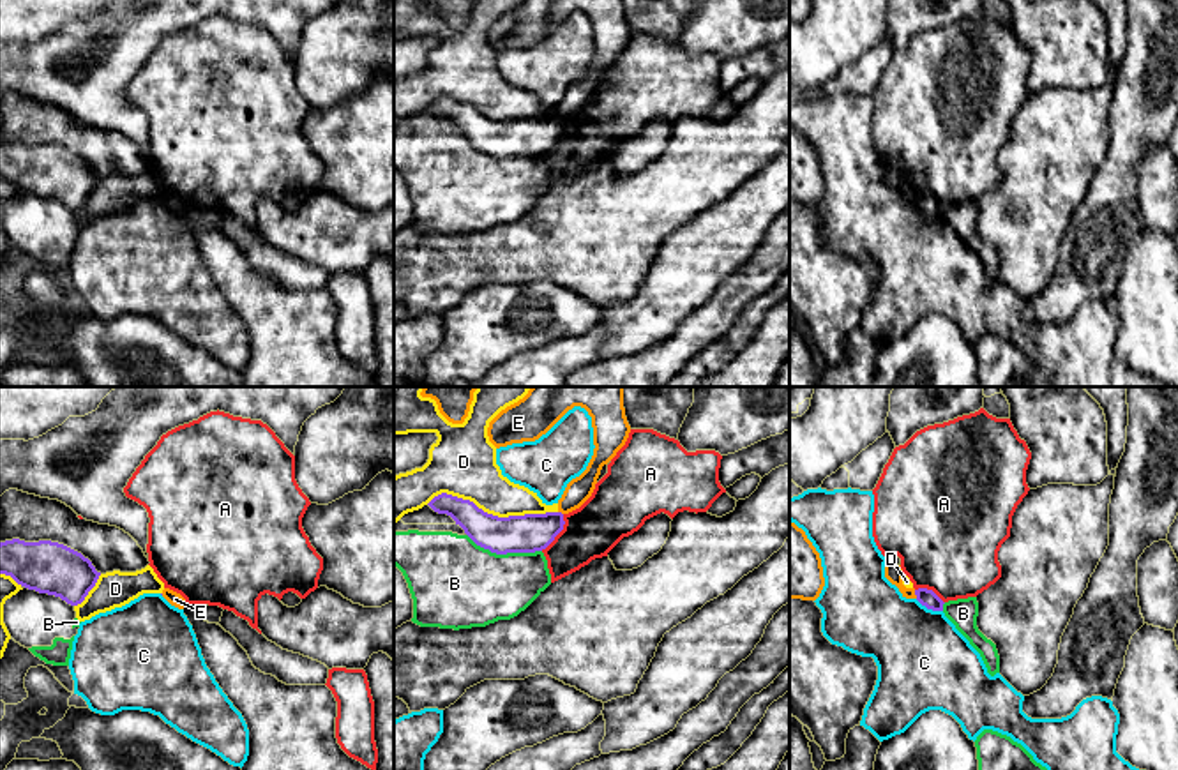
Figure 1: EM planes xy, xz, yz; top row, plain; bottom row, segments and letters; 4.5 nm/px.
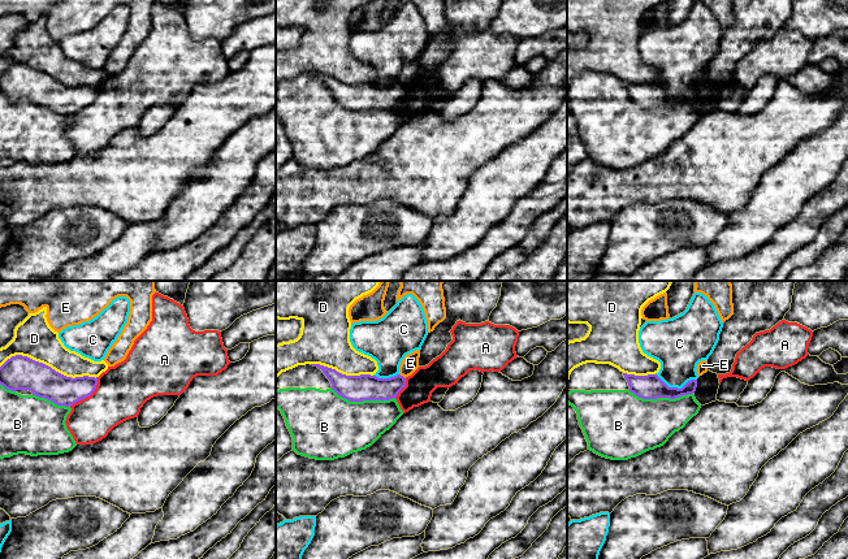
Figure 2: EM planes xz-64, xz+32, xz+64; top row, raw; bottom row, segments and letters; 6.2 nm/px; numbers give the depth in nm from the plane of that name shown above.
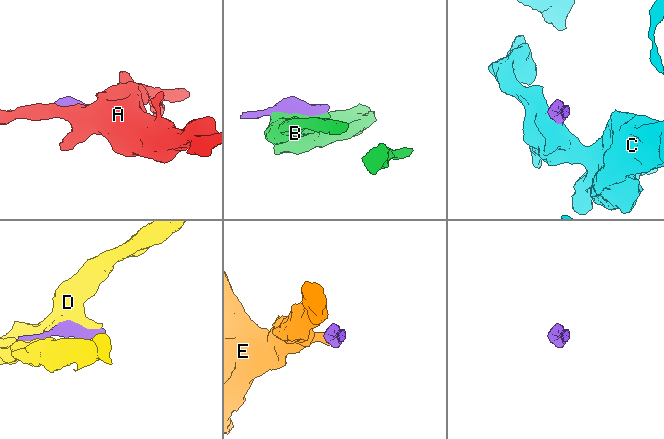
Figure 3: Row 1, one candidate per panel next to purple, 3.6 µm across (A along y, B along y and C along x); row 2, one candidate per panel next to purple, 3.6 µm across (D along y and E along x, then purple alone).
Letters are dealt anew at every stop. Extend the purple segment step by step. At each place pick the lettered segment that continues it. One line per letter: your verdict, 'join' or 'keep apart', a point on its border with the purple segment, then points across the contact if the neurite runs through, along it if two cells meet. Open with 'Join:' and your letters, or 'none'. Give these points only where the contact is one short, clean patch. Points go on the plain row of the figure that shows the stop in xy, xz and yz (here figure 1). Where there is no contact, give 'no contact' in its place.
Join: none
A: keep apart; contact xz (558, 136)
B: keep apart; contact xz (504, 158)
C: keep apart; contact yz (929, 212); border yz (915, 203), (928, 212), (942, 216)
D: keep apart; contact xz (491, 119)
E: keep apart; contact yz (915, 198); border yz (913, 195), (917, 202)

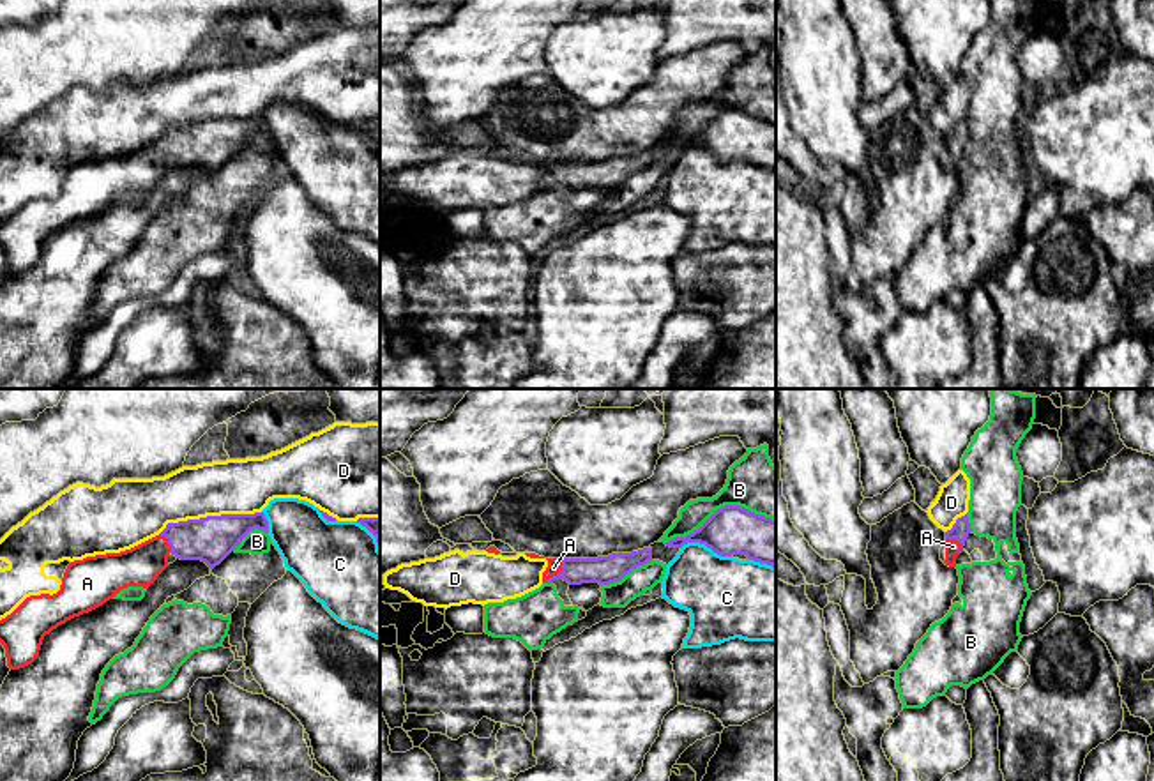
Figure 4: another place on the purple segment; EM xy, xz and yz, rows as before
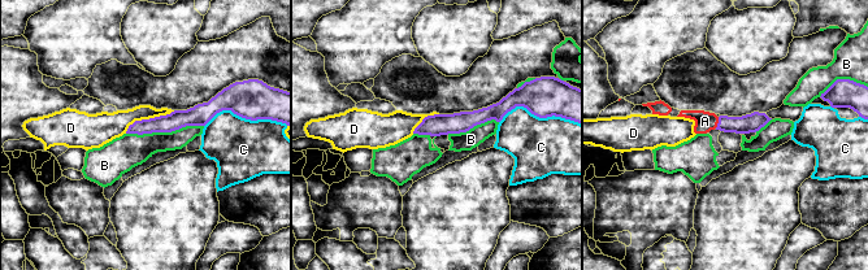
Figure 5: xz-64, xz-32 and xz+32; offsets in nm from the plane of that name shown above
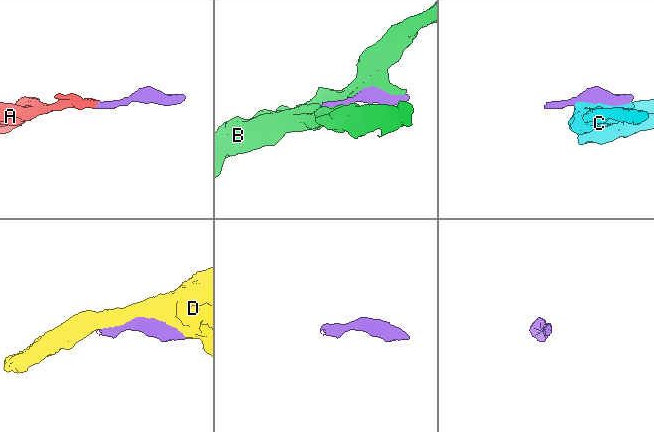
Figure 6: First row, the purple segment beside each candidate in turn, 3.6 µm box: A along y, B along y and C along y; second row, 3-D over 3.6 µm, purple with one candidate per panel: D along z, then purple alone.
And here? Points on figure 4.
Join: A
A: join; contact xz (559, 177); way xz (608, 174), (559, 177), (554, 172)
B: keep apart; contact xz (721, 112)
C: keep apart; contact xz (706, 149)
D: keep apart; contact xy (209, 121)

